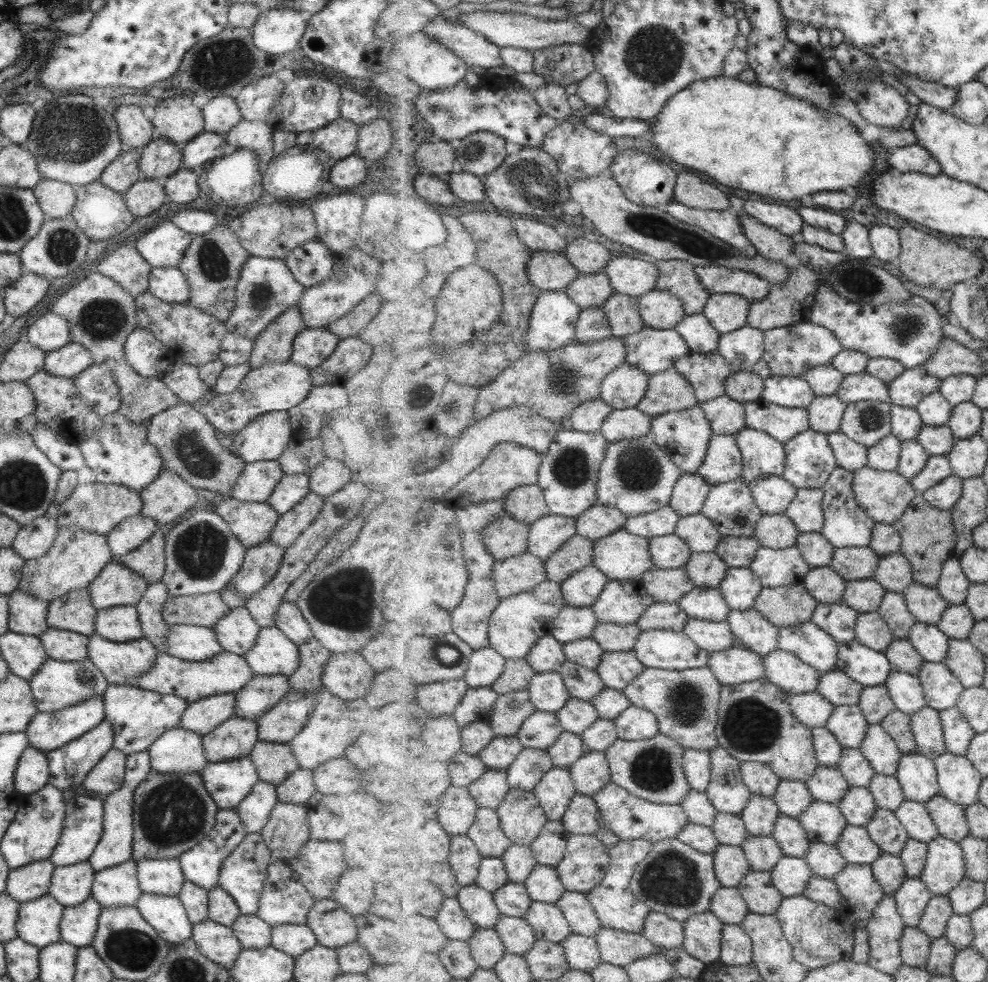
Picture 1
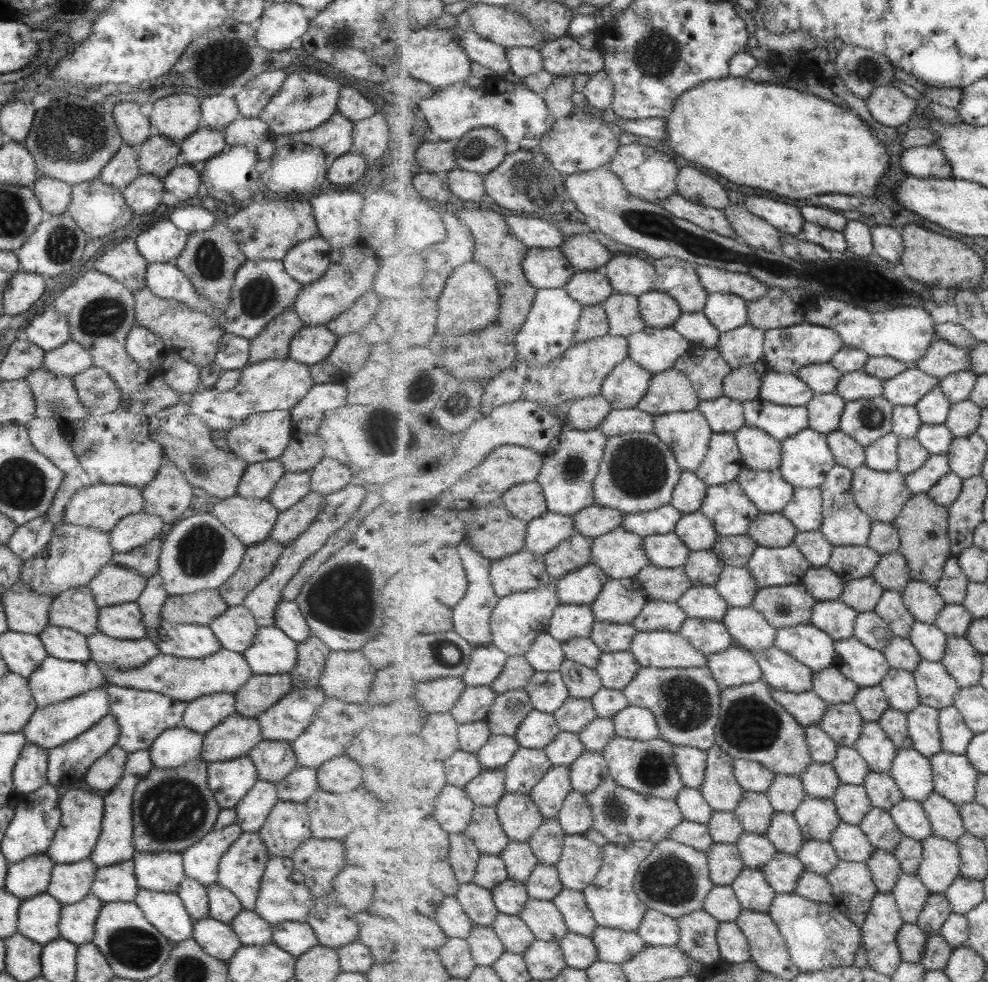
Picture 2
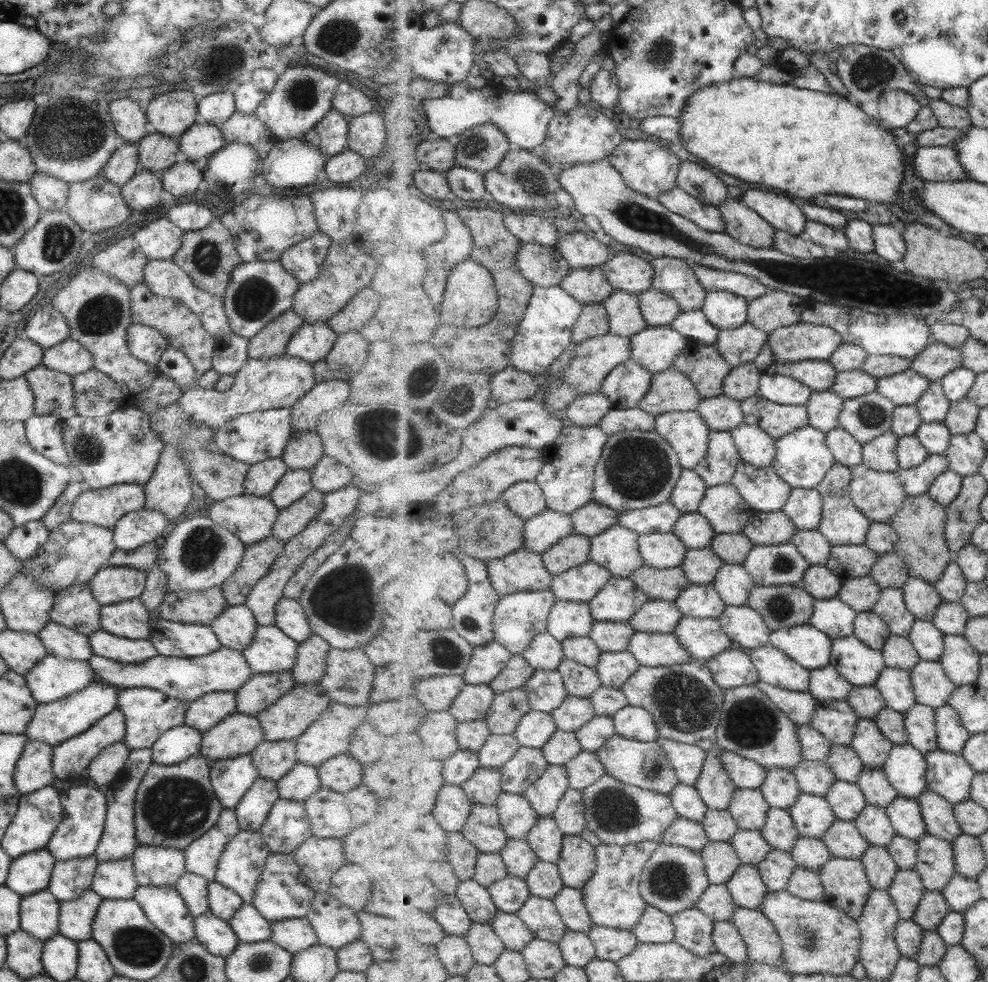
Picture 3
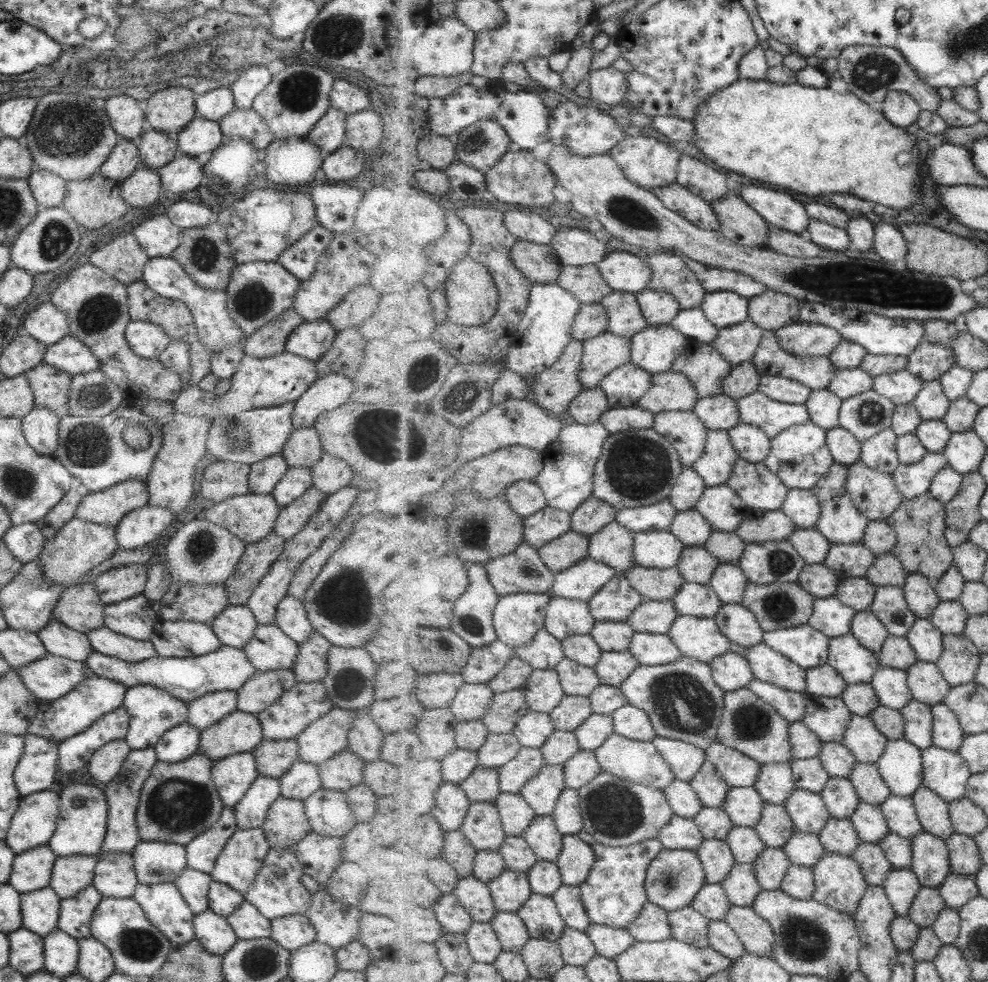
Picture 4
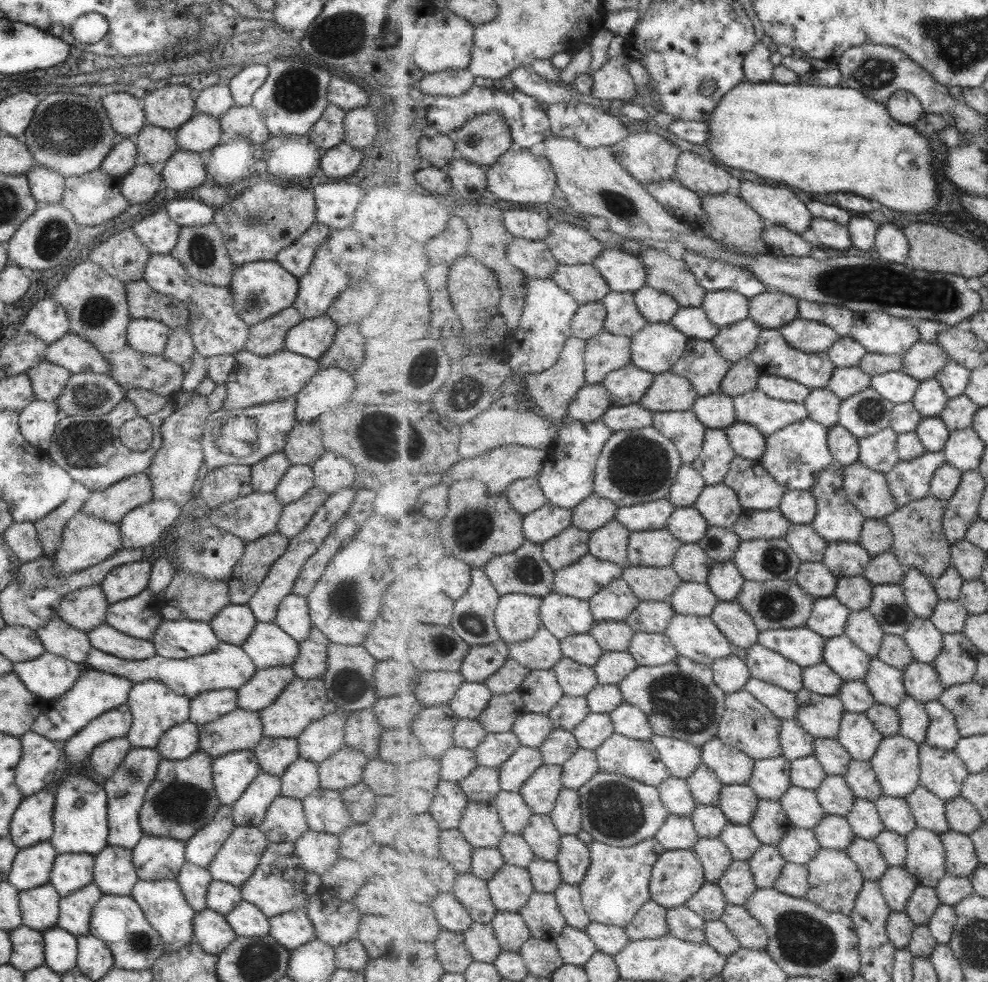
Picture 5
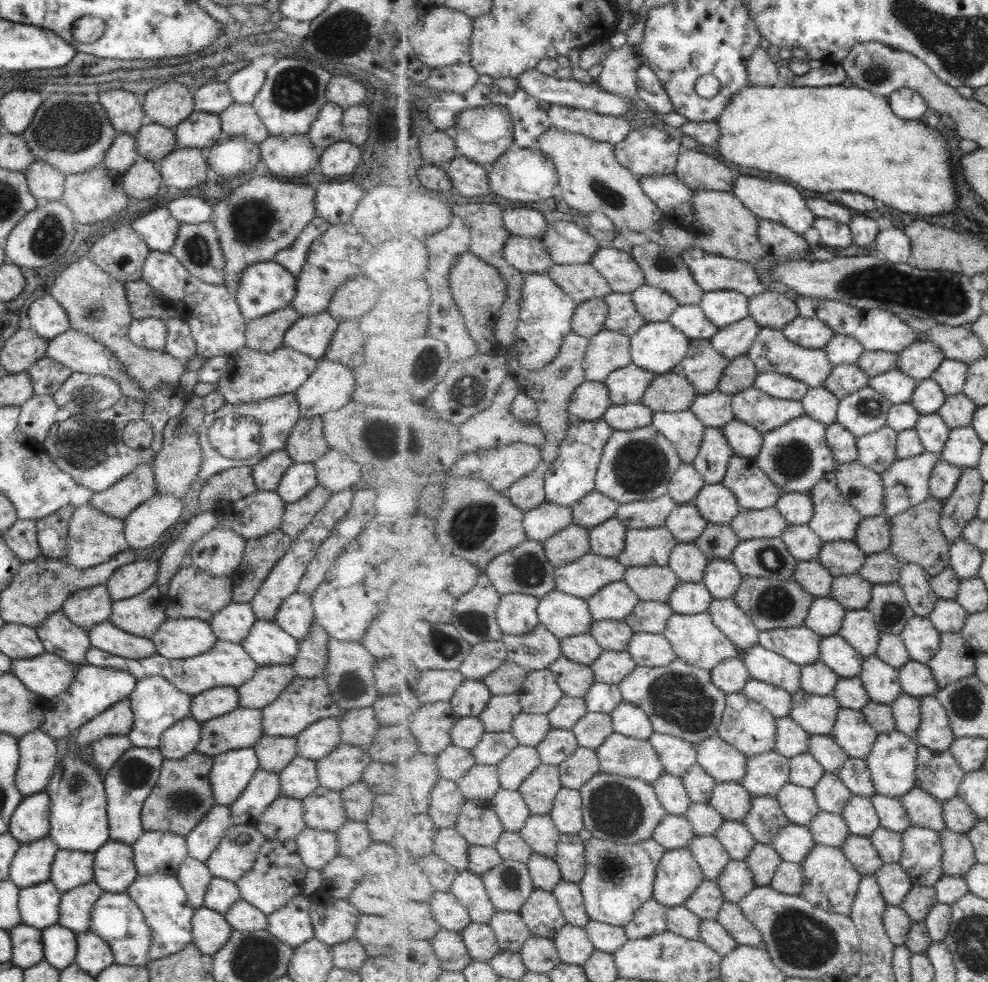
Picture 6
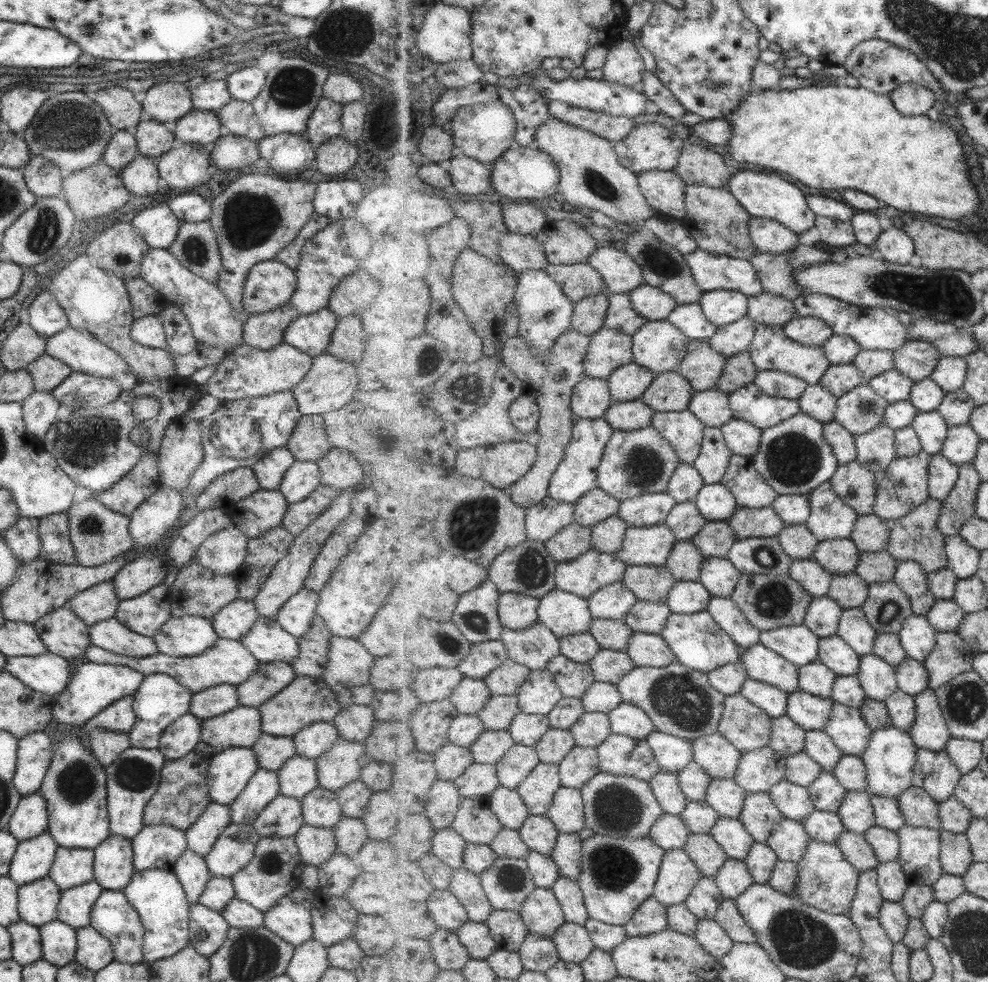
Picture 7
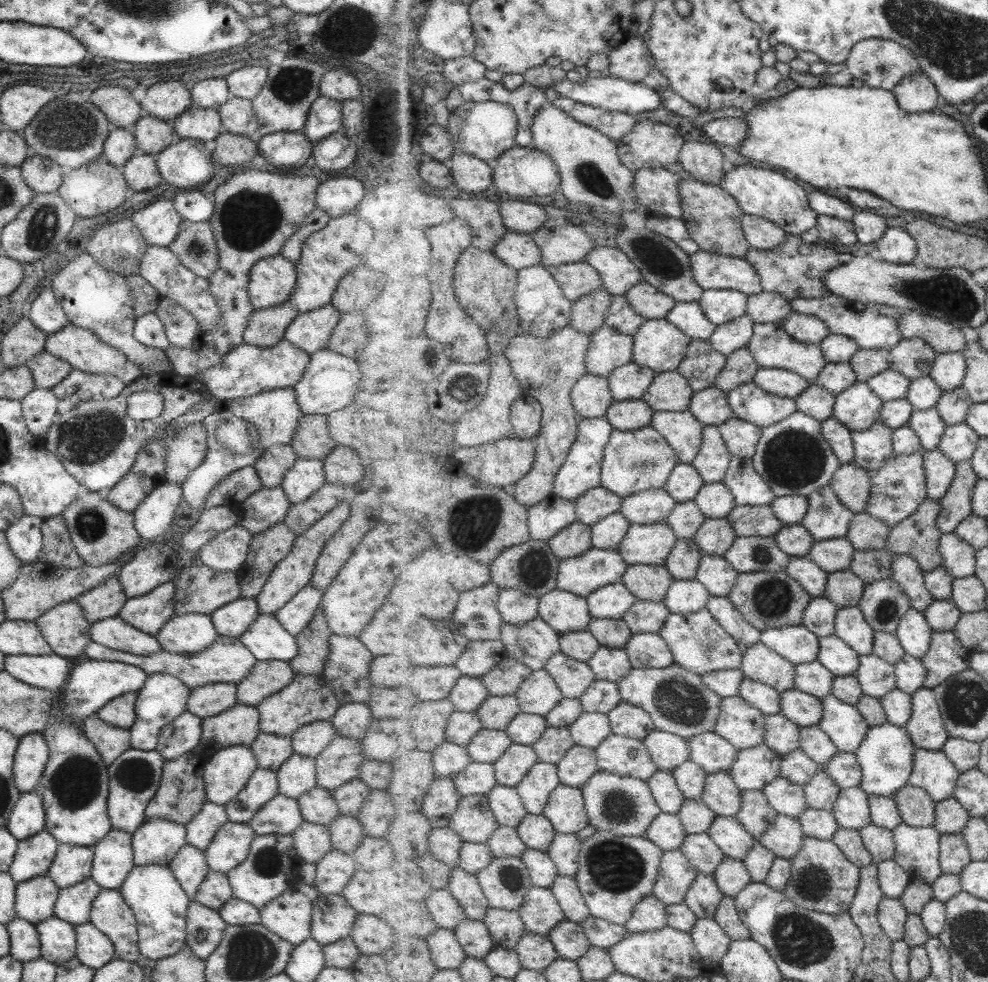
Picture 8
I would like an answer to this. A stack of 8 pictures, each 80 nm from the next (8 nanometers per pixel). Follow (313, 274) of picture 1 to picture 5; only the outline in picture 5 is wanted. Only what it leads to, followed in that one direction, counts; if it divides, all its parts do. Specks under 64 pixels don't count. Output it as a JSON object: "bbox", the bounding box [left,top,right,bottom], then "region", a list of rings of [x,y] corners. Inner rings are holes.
{"bbox":[274,221,330,279],"region":[[[314,221],[295,242],[277,253],[274,262],[281,265],[281,268],[284,268],[296,279],[305,276],[313,261],[313,254],[317,247],[323,244],[330,231],[329,227]]]}

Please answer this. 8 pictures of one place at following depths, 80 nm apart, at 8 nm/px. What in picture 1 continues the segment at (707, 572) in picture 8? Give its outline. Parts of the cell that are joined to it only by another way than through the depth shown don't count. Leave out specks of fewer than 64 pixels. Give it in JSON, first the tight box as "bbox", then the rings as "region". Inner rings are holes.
{"bbox":[719,567,764,610],"region":[[[729,567],[719,589],[732,610],[749,610],[754,607],[764,586],[759,576],[749,567]]]}

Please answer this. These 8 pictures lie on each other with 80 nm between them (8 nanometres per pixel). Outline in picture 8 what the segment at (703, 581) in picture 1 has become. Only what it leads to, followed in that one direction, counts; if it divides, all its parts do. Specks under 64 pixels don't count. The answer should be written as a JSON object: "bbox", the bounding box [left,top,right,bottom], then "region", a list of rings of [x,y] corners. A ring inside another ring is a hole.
{"bbox":[666,539,701,580],"region":[[[678,539],[666,560],[666,568],[676,580],[694,580],[700,571],[701,547],[692,539]]]}

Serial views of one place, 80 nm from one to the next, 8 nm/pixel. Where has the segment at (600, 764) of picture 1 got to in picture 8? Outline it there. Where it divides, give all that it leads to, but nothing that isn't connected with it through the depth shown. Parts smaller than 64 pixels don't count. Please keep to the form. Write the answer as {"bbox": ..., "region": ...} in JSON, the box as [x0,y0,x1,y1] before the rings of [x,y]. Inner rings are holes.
{"bbox":[558,745,600,788],"region":[[[575,745],[558,763],[560,781],[575,788],[582,788],[600,770],[596,749]]]}

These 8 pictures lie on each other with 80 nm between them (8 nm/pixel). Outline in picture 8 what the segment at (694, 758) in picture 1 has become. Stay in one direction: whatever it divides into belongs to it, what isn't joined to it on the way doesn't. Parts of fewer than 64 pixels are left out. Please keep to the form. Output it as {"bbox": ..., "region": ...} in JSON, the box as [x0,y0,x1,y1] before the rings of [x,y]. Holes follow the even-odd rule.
{"bbox":[644,729,692,771],"region":[[[655,729],[644,740],[651,753],[653,762],[663,771],[674,771],[692,755],[688,739],[672,732]]]}

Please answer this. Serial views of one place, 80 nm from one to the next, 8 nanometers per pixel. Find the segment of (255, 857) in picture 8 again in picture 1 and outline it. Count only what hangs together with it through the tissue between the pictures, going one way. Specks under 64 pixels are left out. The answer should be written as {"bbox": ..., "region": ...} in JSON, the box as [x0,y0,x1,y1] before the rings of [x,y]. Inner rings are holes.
{"bbox":[256,859,313,927],"region":[[[281,859],[273,860],[267,867],[256,916],[269,927],[281,924],[305,925],[306,916],[313,906],[311,895],[303,888],[301,883],[291,878],[291,873],[292,870]]]}

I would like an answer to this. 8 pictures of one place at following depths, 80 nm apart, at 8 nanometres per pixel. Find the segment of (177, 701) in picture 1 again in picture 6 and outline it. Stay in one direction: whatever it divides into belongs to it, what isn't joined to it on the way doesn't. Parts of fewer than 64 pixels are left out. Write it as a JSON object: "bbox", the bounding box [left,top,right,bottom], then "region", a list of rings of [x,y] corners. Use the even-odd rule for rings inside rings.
{"bbox":[126,676,192,748],"region":[[[147,676],[136,680],[127,699],[133,716],[133,724],[126,735],[132,747],[157,748],[163,731],[190,716],[192,697],[179,692],[172,684],[169,684],[168,680],[160,676]]]}

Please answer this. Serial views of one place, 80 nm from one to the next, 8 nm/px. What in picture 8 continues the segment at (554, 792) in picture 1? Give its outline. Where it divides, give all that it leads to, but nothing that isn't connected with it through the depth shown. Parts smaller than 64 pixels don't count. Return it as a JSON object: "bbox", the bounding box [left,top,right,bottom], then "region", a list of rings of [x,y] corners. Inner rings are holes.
{"bbox":[516,761,561,815],"region":[[[539,761],[516,789],[529,813],[543,815],[549,797],[561,783],[558,764]]]}

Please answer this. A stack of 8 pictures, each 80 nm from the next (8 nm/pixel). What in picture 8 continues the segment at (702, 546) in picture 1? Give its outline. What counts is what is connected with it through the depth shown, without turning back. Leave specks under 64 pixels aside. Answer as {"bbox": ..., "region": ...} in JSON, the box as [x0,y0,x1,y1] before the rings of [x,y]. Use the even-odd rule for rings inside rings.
{"bbox":[665,501,706,539],"region":[[[694,501],[678,503],[672,515],[665,520],[679,539],[692,539],[706,521],[705,514]]]}

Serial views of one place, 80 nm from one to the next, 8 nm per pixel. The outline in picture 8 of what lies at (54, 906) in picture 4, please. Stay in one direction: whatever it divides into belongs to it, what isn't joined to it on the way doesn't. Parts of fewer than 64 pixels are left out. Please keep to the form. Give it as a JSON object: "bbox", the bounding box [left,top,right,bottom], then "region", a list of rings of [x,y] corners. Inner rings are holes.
{"bbox":[15,874,58,925],"region":[[[45,874],[16,883],[15,917],[35,925],[53,917],[58,897],[57,885]]]}

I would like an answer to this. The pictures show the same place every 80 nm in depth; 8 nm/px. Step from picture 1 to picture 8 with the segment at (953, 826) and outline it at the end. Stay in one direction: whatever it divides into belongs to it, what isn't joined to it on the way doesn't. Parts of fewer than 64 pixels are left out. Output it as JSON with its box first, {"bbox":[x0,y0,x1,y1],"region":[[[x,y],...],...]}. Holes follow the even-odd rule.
{"bbox":[894,784,936,827],"region":[[[909,784],[894,798],[905,823],[916,827],[933,827],[936,823],[936,802],[924,788]]]}

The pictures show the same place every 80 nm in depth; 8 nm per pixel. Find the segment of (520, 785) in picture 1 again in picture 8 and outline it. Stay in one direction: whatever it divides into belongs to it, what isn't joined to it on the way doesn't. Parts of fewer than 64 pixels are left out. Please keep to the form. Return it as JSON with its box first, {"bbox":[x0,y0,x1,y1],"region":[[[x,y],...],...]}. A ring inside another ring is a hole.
{"bbox":[494,743,539,787],"region":[[[513,743],[508,751],[494,762],[498,784],[516,787],[539,761],[537,751],[532,746]]]}

